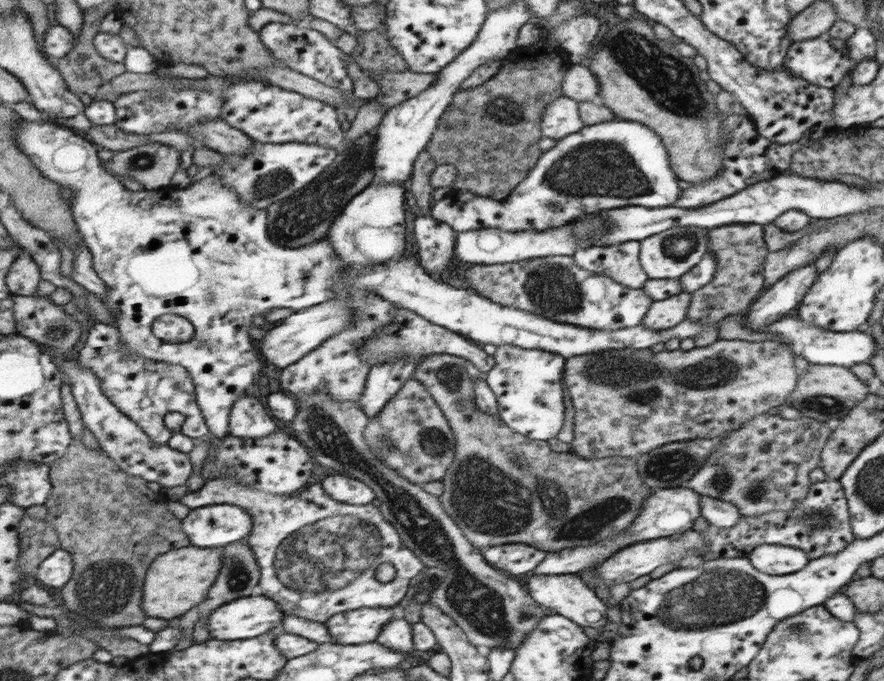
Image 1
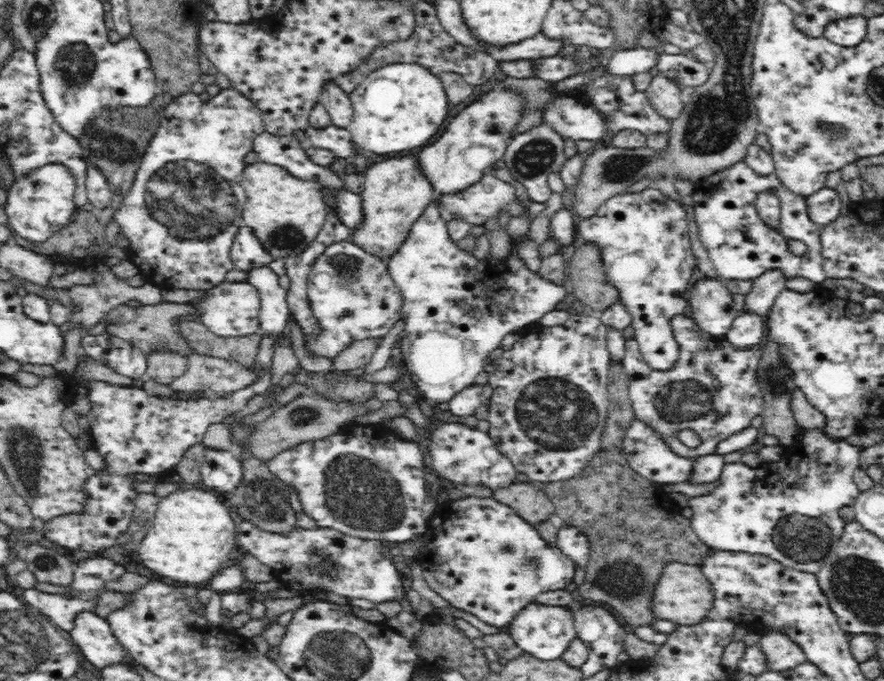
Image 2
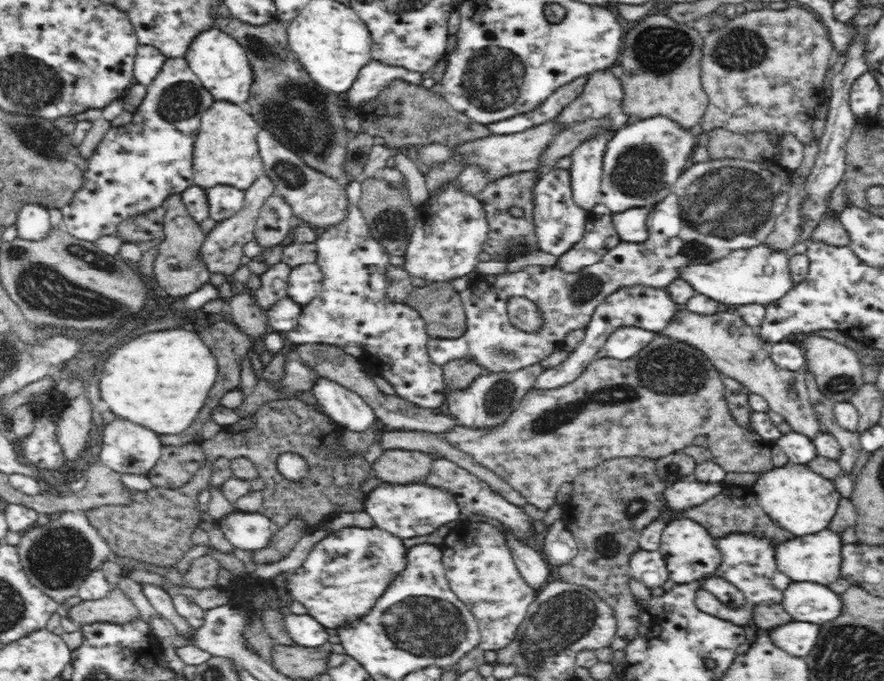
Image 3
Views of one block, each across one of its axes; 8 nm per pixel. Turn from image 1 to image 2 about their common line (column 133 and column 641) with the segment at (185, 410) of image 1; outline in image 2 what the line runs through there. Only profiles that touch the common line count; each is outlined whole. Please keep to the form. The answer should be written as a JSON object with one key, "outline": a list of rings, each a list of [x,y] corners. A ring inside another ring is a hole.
{"outline":[[[676,314],[670,320],[670,328],[680,345],[680,356],[668,372],[650,368],[639,351],[638,341],[626,341],[622,363],[629,376],[635,418],[659,432],[678,456],[695,459],[716,454],[719,442],[750,427],[752,419],[762,414],[764,399],[757,379],[761,349],[736,348],[725,337],[701,330],[684,314]]]}

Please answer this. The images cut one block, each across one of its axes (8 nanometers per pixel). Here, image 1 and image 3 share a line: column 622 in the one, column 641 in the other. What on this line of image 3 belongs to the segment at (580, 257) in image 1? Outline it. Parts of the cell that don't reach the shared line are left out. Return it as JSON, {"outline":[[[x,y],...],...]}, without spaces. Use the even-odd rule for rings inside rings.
{"outline":[[[718,159],[690,165],[677,179],[676,186],[669,196],[650,210],[646,224],[648,238],[644,242],[620,241],[611,248],[600,262],[584,267],[578,272],[564,272],[557,265],[540,266],[532,264],[521,270],[499,275],[486,275],[484,279],[470,281],[466,289],[458,292],[464,307],[467,330],[458,338],[434,338],[429,336],[426,352],[430,360],[438,366],[456,359],[466,359],[476,363],[486,372],[516,372],[538,364],[553,352],[564,346],[564,338],[573,331],[585,330],[590,323],[593,311],[603,299],[619,288],[631,285],[650,285],[663,288],[678,279],[678,268],[690,264],[708,264],[724,259],[731,252],[758,246],[774,230],[774,222],[784,210],[790,192],[790,174],[778,163],[755,163],[740,159]],[[513,296],[530,299],[542,317],[543,324],[536,333],[516,329],[510,322],[506,310],[508,300]]]}

